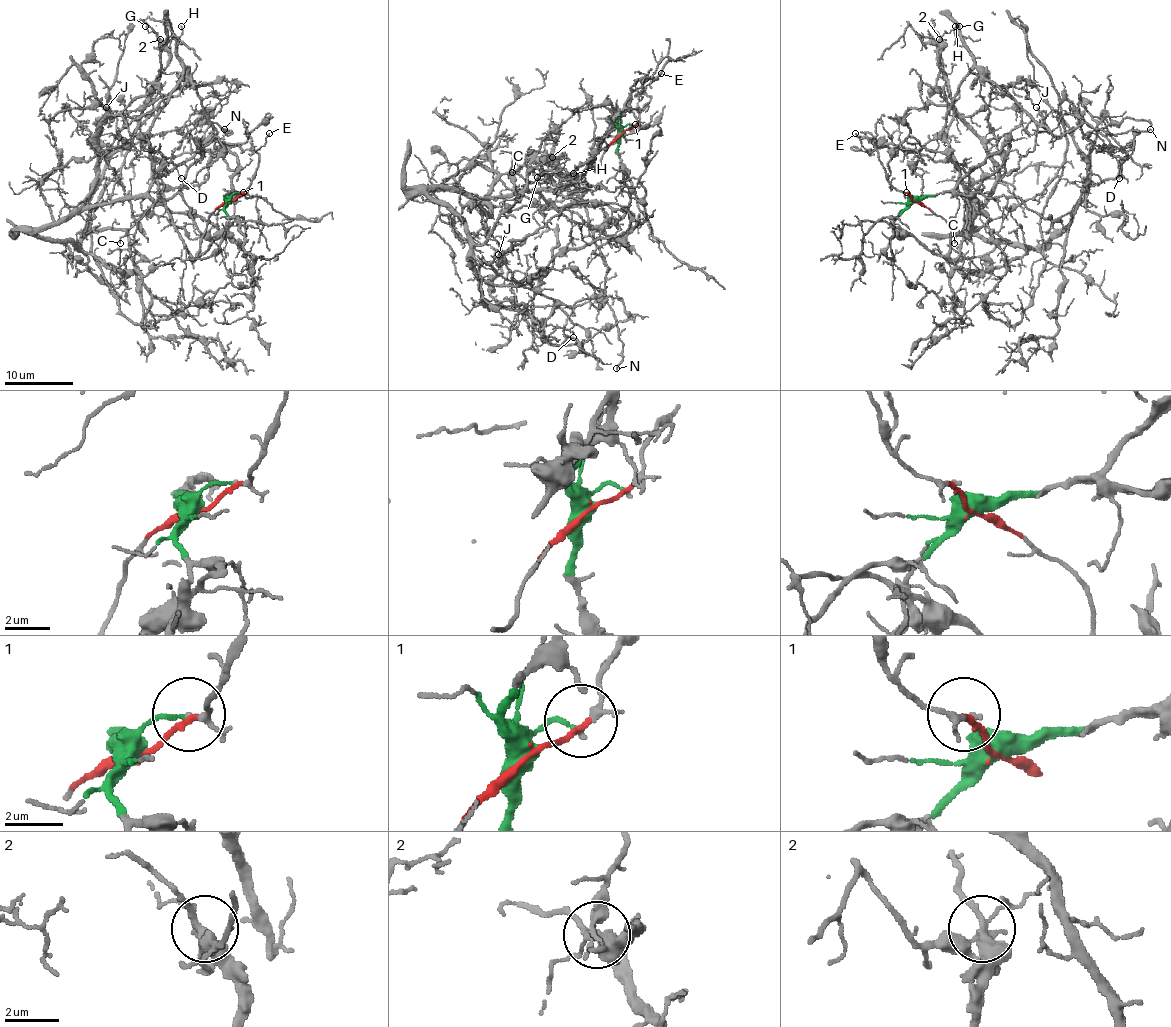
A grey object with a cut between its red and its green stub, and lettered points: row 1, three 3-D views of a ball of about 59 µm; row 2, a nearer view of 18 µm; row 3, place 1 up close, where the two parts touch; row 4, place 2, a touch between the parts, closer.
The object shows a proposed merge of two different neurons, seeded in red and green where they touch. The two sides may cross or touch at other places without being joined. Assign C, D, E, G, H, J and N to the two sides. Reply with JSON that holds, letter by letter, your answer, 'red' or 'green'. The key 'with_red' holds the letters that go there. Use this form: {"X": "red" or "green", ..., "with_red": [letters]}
{"C": "red", "D": "green", "E": "red", "G": "green", "H": "red", "J": "green", "N": "red", "with_red": ["C", "E", "H", "N"]}

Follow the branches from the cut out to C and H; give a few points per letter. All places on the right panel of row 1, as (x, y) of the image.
C: (915, 202), (945, 221), (949, 255), (954, 258), (966, 228), (964, 198), (964, 228), (954, 243)
H: (915, 202), (945, 221), (954, 258), (966, 228), (966, 200), (944, 127), (973, 58), (956, 43), (956, 26)

